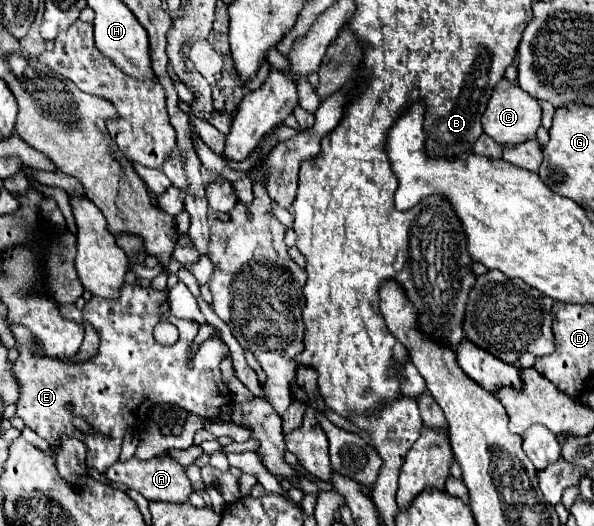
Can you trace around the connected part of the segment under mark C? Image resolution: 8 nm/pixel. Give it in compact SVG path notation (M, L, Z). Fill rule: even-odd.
M503 78L495 86L495 92L493 92L481 120L483 120L483 132L489 134L501 146L519 144L519 142L535 138L535 132L541 126L541 106L535 98L527 96L527 92L523 92L517 82L509 82L507 78Z

